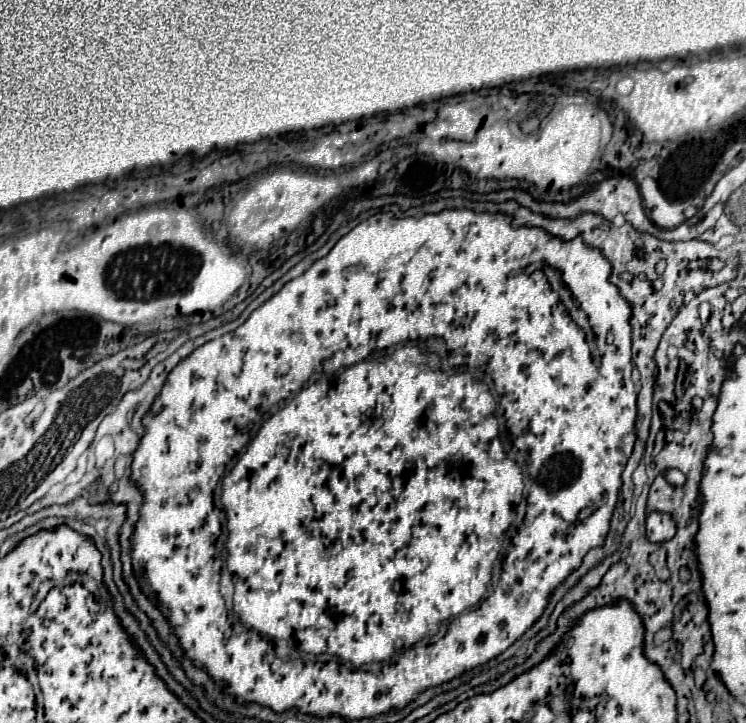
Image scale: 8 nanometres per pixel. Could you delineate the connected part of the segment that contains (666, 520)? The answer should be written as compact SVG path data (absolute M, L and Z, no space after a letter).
M648 513L646 517L646 537L648 539L654 539L654 541L666 541L674 535L676 527L674 527L674 521L670 515L666 513Z

